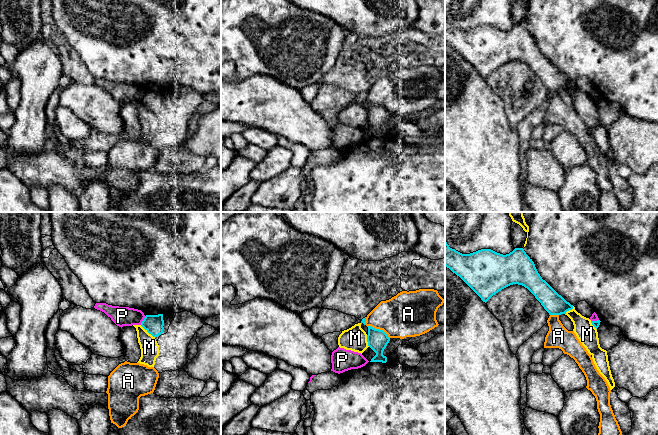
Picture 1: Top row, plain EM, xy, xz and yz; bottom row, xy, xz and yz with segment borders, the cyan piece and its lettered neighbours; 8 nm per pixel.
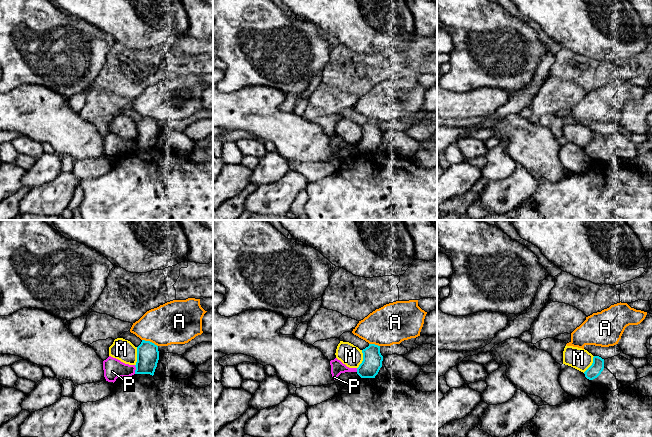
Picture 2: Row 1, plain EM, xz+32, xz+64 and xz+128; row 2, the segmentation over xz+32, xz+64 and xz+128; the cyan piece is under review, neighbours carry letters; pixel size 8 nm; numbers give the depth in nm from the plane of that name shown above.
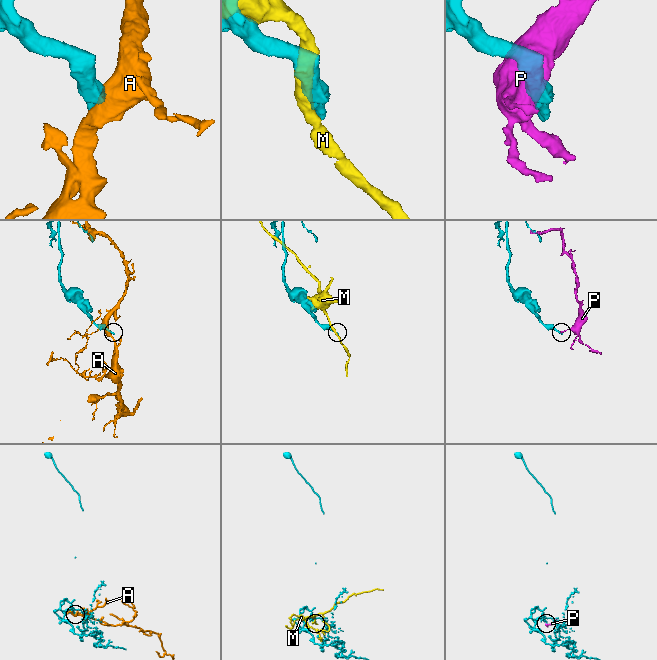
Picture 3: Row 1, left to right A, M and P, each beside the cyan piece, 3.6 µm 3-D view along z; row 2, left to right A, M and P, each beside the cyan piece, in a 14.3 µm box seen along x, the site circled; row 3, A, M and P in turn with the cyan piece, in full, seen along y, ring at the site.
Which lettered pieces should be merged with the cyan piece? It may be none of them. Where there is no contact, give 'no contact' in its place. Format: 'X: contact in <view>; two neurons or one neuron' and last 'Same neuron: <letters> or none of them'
A: contact in xz; two neurons
M: contact in xy; two neurons
P: contact in xy; two neurons
Same neuron: none of them

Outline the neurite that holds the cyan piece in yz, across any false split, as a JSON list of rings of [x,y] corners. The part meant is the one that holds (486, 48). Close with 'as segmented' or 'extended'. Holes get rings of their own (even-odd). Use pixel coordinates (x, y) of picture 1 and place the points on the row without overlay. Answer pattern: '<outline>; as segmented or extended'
[[[445,16],[445,42],[459,52],[485,79],[502,65],[518,60],[527,64],[549,91],[566,90],[567,87],[573,85],[573,81],[542,55],[534,38],[523,24],[515,24],[506,31],[491,25],[481,25],[470,30],[462,30],[450,24]]]; as segmented

